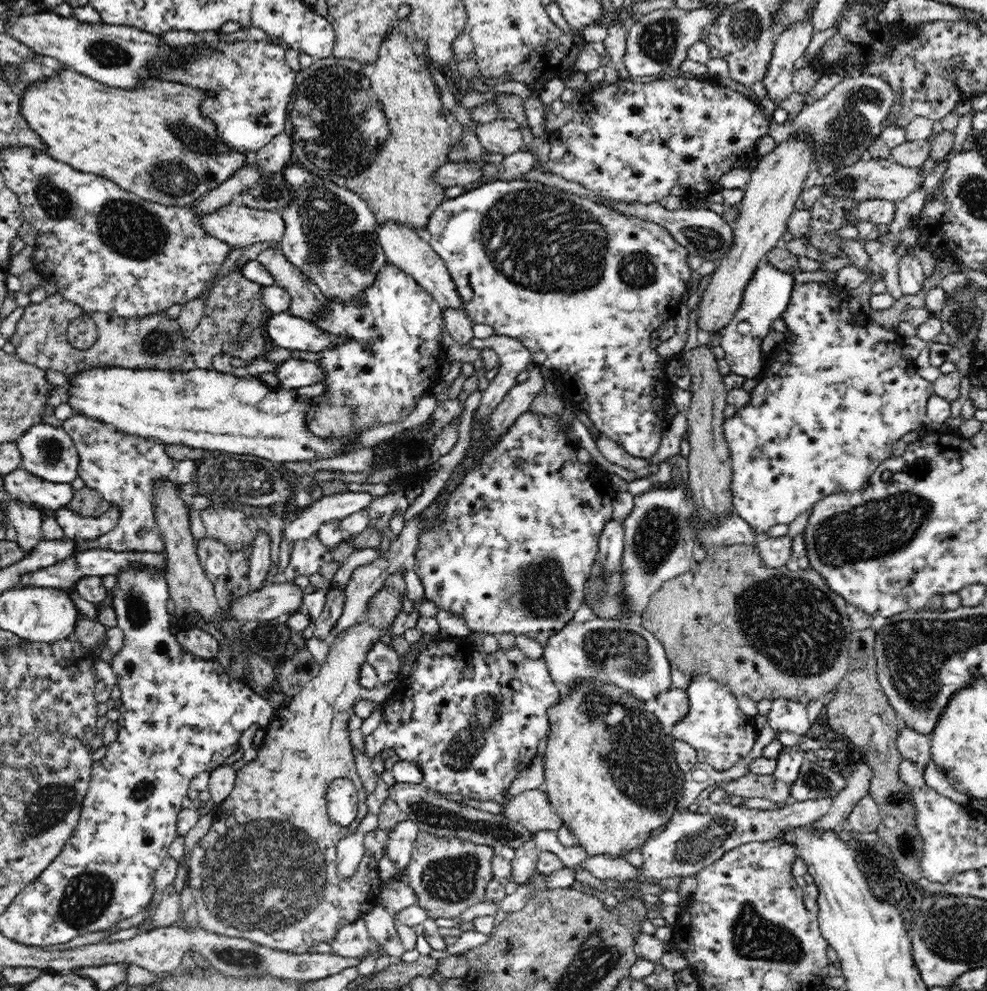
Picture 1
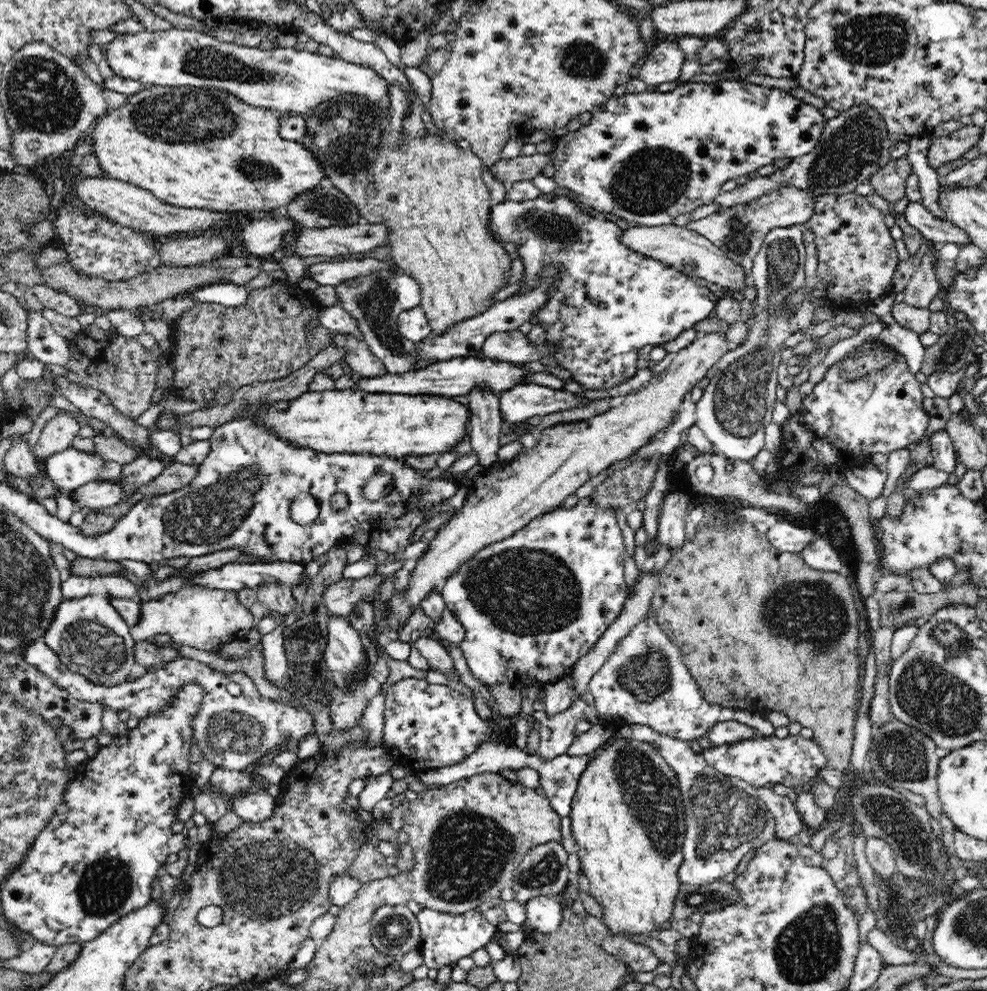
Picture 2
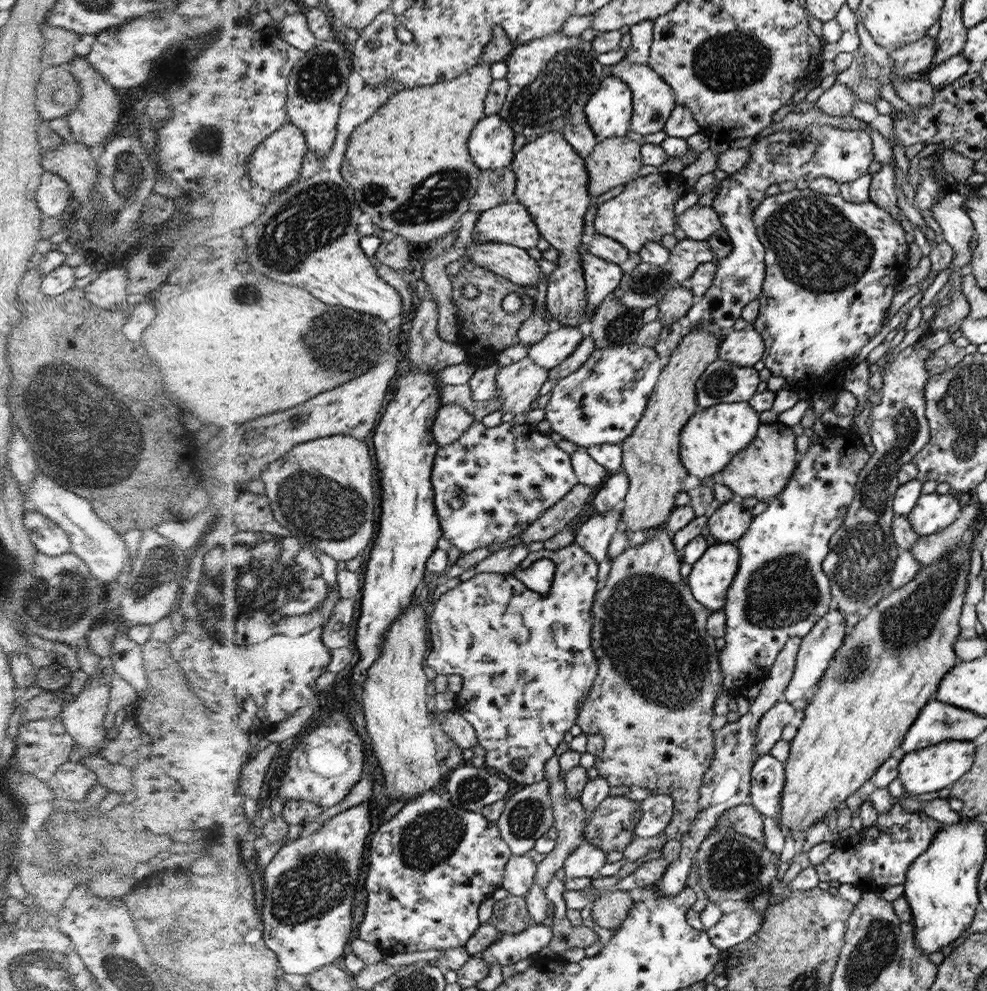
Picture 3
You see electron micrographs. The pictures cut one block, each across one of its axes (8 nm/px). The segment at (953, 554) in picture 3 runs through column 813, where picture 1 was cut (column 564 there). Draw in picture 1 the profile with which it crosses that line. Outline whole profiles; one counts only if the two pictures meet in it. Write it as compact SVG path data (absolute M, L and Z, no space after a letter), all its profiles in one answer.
M588 682L582 683L570 694L564 694L564 704L560 704L560 708L552 708L550 716L552 716L552 732L548 732L548 740L546 751L543 754L542 765L544 765L544 785L542 789L547 793L549 802L559 815L561 822L574 834L578 840L578 845L592 856L611 855L613 859L624 857L626 852L642 848L649 841L650 834L664 826L674 814L676 803L682 798L684 792L685 773L677 765L673 740L669 735L664 733L658 718L650 711L646 712L642 708L642 703L637 699L633 699L631 695L626 694L612 684Z

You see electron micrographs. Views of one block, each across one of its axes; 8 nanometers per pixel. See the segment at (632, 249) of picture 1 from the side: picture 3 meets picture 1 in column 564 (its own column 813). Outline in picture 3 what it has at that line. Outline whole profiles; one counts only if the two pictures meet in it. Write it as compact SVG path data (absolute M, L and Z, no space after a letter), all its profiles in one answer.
M795 188L790 192L767 196L756 207L756 211L752 215L752 222L756 225L758 235L766 246L766 278L763 280L763 290L758 295L759 313L753 322L753 328L763 336L766 345L762 362L770 370L772 376L786 378L787 382L794 384L798 390L806 389L810 397L814 394L830 392L821 386L820 380L824 376L828 376L828 372L832 372L834 366L844 368L846 362L850 362L874 336L882 332L884 324L888 324L890 321L888 311L890 310L890 304L892 304L892 297L897 292L897 286L904 280L904 274L909 269L907 254L910 250L905 231L900 224L896 224L896 221L892 220L890 213L879 208L873 202L853 203L844 200L840 195L820 194L809 188L803 190Z

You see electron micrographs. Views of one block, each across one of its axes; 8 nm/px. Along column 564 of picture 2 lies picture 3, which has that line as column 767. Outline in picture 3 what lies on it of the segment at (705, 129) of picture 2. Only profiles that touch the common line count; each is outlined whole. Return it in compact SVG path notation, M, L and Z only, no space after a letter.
M830 124L818 126L806 126L804 130L780 130L773 132L772 135L760 138L748 148L750 151L750 161L748 166L744 166L738 172L730 173L726 179L719 185L716 185L716 196L711 203L711 208L719 214L720 221L723 223L732 249L730 253L716 261L717 271L709 289L685 312L690 320L689 330L703 328L708 332L713 332L716 336L726 336L730 334L734 322L742 318L742 310L751 300L758 299L760 291L763 290L763 280L766 278L766 246L758 235L756 225L752 222L752 215L756 207L763 202L767 196L764 191L770 188L772 184L782 184L783 182L795 182L797 180L814 180L819 176L827 176L835 180L839 185L846 182L852 182L868 175L868 166L873 160L873 143L868 131L862 130L843 130L834 128Z

